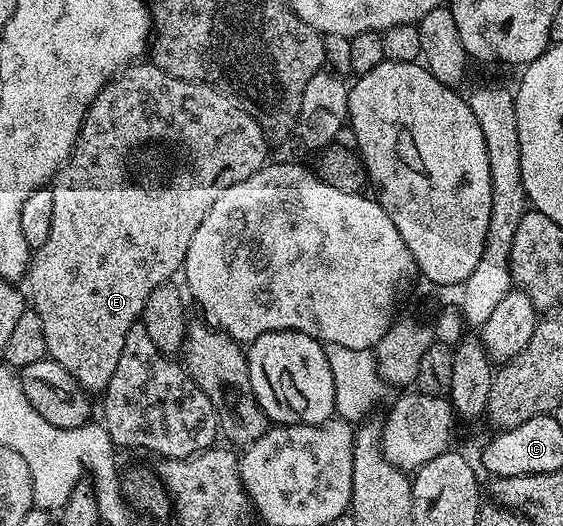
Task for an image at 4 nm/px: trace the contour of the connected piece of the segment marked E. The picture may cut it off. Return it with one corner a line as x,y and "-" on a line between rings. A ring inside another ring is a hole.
140,60
122,70
107,83
107,87
93,100
93,104
87,109
87,115
79,135
75,141
75,147
71,150
71,156
63,163
59,173
53,179
50,190
53,194
52,224
49,227
49,236
45,244
31,255
27,267
25,282
31,285
29,290
29,302
41,316
41,324
45,327
45,344
47,345
47,357
52,358
77,384
88,392
102,392
107,389
109,380
113,380
113,372
117,368
117,360
121,360
121,348
125,348
125,336
129,336
129,328
133,328
143,316
145,300
149,300
149,292
153,288
168,285
171,278
183,269
183,261
189,252
189,240
193,240
193,232
205,220
205,212
213,208
213,203
225,188
233,188
233,184
241,184
241,180
249,180
253,172
257,172
268,161
267,158
268,135
263,133
261,124
245,112
245,108
229,94
208,86
205,82
190,82
181,80
177,76
169,76
161,68
152,66
150,61

